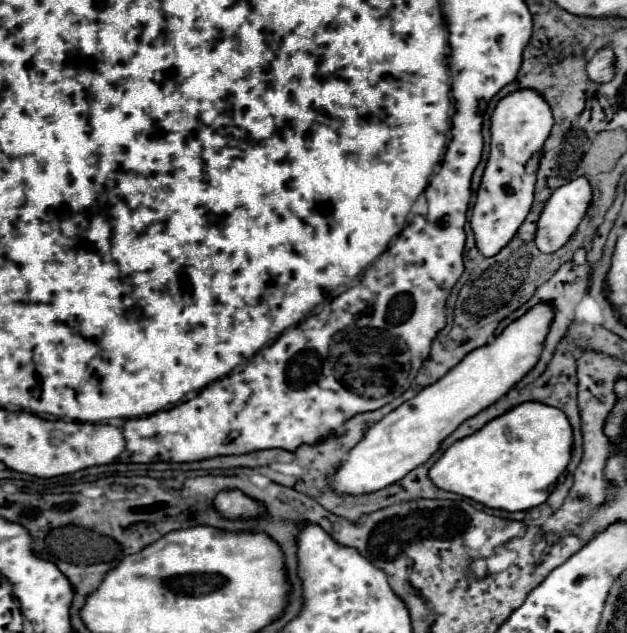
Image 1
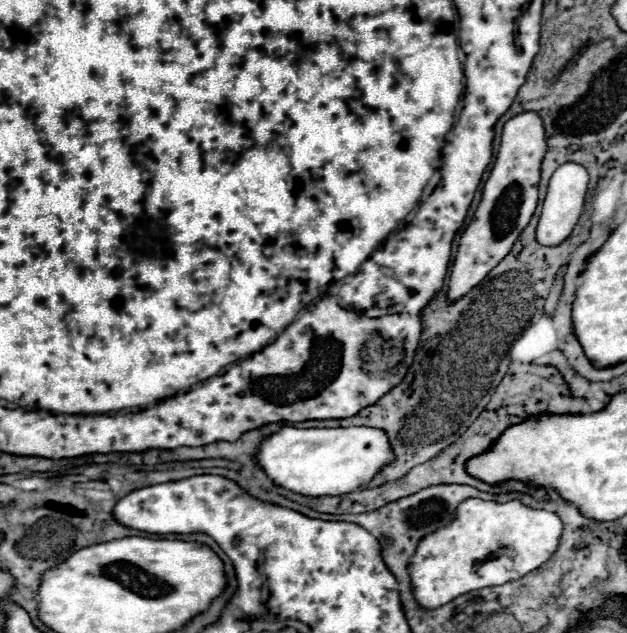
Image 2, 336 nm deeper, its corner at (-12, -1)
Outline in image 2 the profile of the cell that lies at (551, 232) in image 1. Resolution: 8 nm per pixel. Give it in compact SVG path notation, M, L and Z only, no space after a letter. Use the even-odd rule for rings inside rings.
M566 162L560 168L556 168L556 172L552 174L550 184L548 184L548 194L544 198L542 214L540 214L538 228L536 228L536 240L540 244L558 246L560 242L564 242L570 236L570 232L582 212L586 190L588 190L588 172L584 166L580 166L576 162Z

